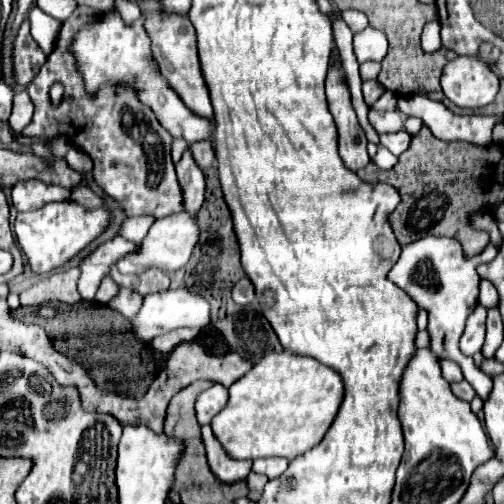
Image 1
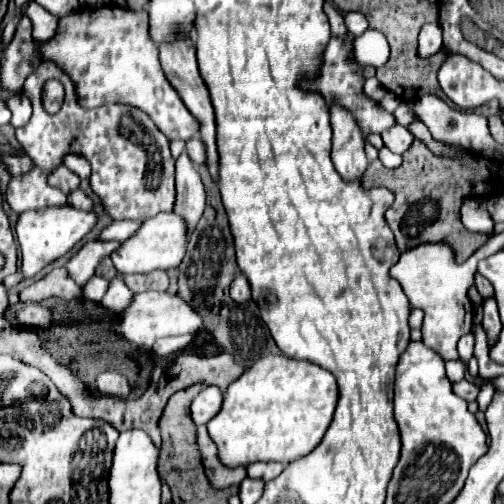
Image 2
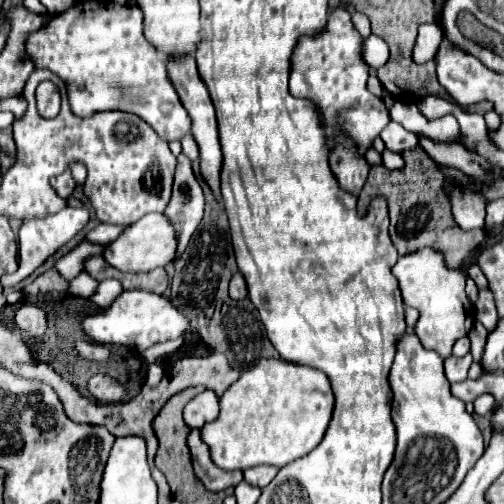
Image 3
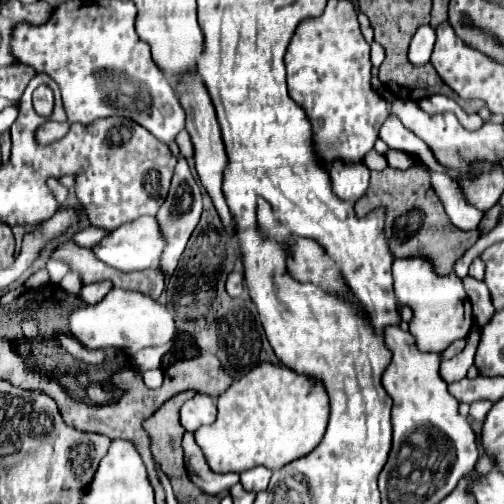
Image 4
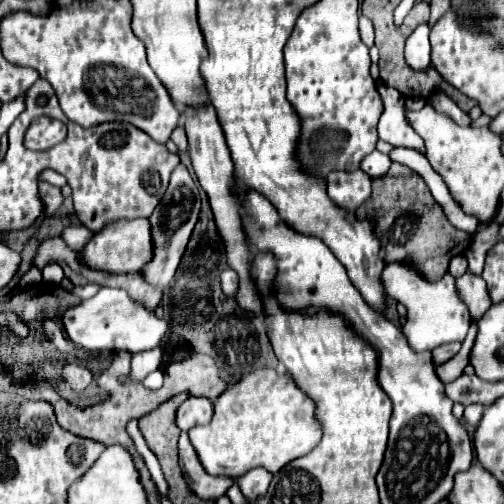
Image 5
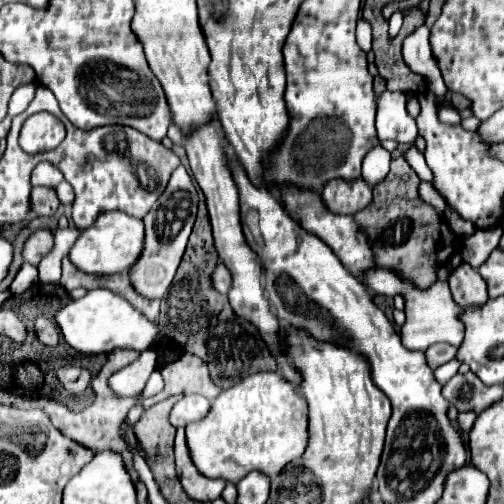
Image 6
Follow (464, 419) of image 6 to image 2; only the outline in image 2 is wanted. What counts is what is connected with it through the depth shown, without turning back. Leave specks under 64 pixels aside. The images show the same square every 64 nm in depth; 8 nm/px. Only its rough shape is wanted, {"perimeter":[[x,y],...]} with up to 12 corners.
{"perimeter":[[484,384],[478,396],[478,410],[486,412],[494,398],[490,384]]}

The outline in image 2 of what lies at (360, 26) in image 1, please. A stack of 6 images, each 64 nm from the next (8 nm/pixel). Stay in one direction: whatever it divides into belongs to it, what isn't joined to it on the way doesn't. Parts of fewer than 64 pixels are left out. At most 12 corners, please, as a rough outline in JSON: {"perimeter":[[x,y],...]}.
{"perimeter":[[360,12],[344,16],[346,28],[360,36],[368,28],[368,20]]}

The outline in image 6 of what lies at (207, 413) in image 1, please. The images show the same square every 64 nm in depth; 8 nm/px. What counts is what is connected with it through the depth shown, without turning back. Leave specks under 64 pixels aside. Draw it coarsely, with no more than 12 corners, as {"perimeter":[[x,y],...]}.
{"perimeter":[[198,394],[184,396],[170,410],[172,426],[206,416],[210,404]]}

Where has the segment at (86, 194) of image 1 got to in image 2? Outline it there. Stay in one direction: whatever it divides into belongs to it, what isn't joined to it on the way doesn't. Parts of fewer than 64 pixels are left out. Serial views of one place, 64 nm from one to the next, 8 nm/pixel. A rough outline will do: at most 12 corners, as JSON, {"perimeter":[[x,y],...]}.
{"perimeter":[[82,190],[68,194],[68,204],[92,210],[92,200]]}

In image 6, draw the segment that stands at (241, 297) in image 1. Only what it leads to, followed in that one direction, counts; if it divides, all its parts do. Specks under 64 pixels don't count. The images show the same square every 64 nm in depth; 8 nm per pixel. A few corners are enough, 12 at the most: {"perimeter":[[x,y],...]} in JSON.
{"perimeter":[[216,264],[212,284],[220,294],[228,294],[230,272]]}

